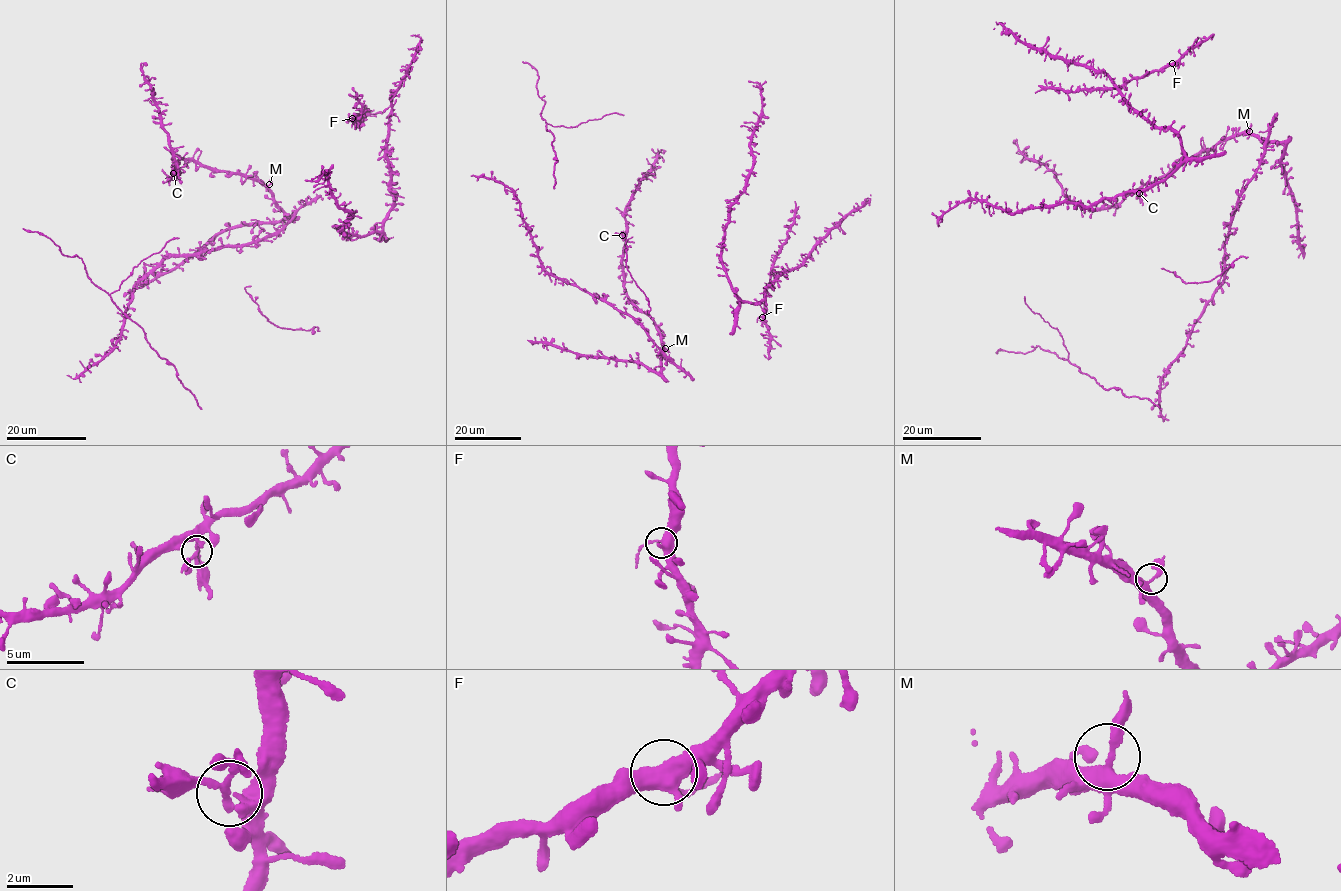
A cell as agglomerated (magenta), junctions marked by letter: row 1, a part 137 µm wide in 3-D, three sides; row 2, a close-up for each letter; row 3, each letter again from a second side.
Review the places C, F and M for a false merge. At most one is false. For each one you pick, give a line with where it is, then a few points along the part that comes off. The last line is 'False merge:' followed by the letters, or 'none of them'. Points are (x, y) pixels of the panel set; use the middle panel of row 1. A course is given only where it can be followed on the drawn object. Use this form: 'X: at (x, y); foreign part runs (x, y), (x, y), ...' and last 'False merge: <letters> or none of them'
C: at (622, 235)
False merge: C

